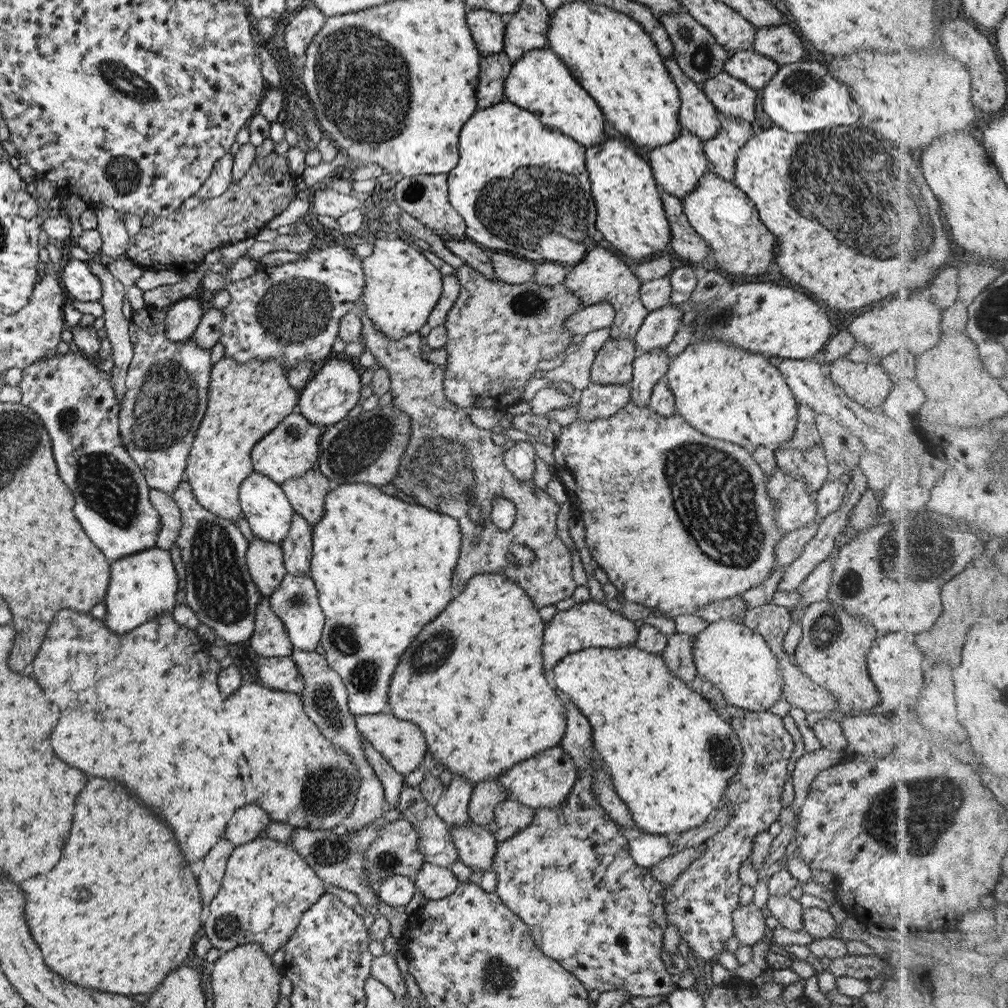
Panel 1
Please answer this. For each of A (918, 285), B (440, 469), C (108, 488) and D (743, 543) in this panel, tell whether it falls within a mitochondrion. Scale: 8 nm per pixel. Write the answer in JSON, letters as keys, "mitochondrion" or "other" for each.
{"A":"other","B":"mitochondrion","C":"mitochondrion","D":"mitochondrion"}

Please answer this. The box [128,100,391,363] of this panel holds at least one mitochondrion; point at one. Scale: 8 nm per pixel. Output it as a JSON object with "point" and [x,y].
{"point":[291,310]}

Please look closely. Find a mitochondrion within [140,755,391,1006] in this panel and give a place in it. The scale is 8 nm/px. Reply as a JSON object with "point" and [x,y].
{"point":[324,789]}

